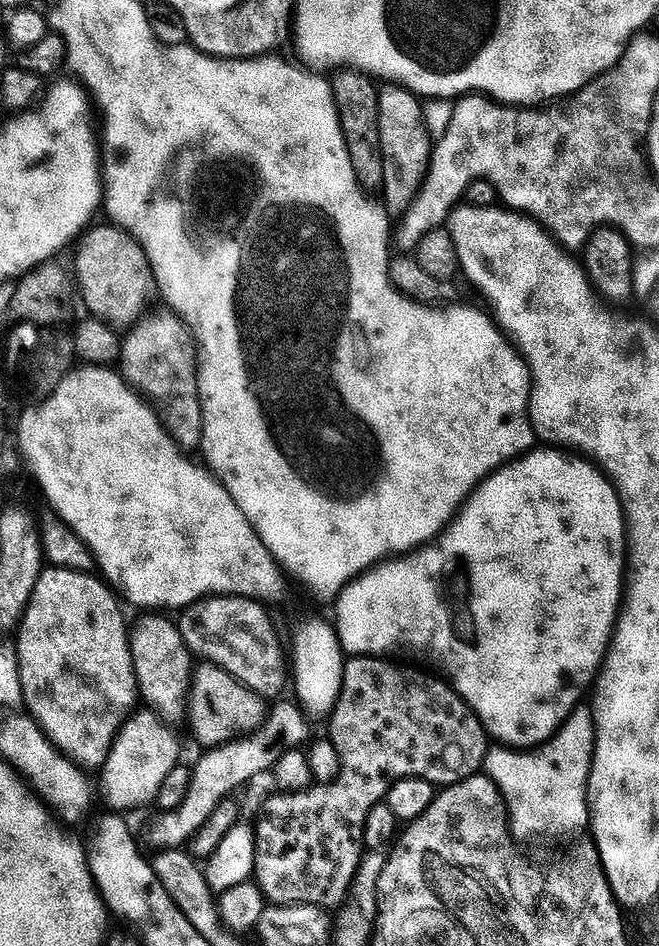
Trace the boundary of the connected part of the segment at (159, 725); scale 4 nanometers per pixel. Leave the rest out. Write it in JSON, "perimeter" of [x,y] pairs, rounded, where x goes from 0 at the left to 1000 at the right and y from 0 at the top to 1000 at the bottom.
{"perimeter":[[[208,752],[196,757],[176,779],[170,796],[158,807],[155,841],[158,839],[164,845],[164,850],[170,853],[165,855],[188,856],[182,854],[212,854],[225,849],[229,851],[246,835],[246,827],[252,827],[255,819],[275,807],[272,780],[249,766],[252,761],[247,756],[223,752]]]}

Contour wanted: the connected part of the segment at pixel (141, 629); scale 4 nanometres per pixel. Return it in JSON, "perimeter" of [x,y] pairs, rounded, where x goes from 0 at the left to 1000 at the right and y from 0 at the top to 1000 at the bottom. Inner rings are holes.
{"perimeter":[[[249,649],[214,650],[219,652],[208,660],[199,661],[200,699],[211,735],[217,739],[220,736],[232,744],[226,744],[232,749],[259,759],[266,753],[281,752],[294,709],[294,693],[285,688],[285,682],[276,674],[269,656],[253,655],[243,650]]]}

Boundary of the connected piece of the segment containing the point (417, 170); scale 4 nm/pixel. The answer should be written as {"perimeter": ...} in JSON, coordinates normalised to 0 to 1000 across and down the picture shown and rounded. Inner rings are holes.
{"perimeter":[[[604,89],[604,95],[592,99],[577,99],[577,158],[583,164],[583,203],[581,215],[596,229],[612,229],[619,220],[631,212],[637,198],[649,186],[649,174],[656,171],[659,144],[643,124],[639,103]],[[616,121],[616,140],[613,140]]]}

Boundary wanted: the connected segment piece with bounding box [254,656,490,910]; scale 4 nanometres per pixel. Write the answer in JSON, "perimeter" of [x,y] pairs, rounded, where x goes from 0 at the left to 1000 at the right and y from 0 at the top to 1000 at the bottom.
{"perimeter":[[[536,693],[524,701],[522,720],[519,721],[516,736],[510,739],[510,746],[501,754],[501,760],[504,760],[501,781],[516,798],[516,820],[505,829],[480,829],[458,837],[417,839],[419,841],[410,842],[402,848],[401,859],[396,860],[395,868],[385,871],[388,884],[385,933],[408,957],[422,960],[476,958],[493,962],[514,961],[528,950],[528,942],[537,932],[540,921],[546,919],[546,911],[555,904],[552,874],[555,873],[557,863],[571,850],[578,849],[587,842],[589,835],[599,826],[636,822],[653,826],[659,831],[684,831],[697,829],[701,825],[713,823],[733,813],[734,803],[741,799],[744,790],[744,779],[734,770],[734,764],[722,757],[721,751],[692,733],[692,728],[686,726],[684,722],[675,721],[666,714],[662,715],[648,715],[646,711],[630,710],[625,706],[605,706],[601,700],[593,697],[569,693]]]}

